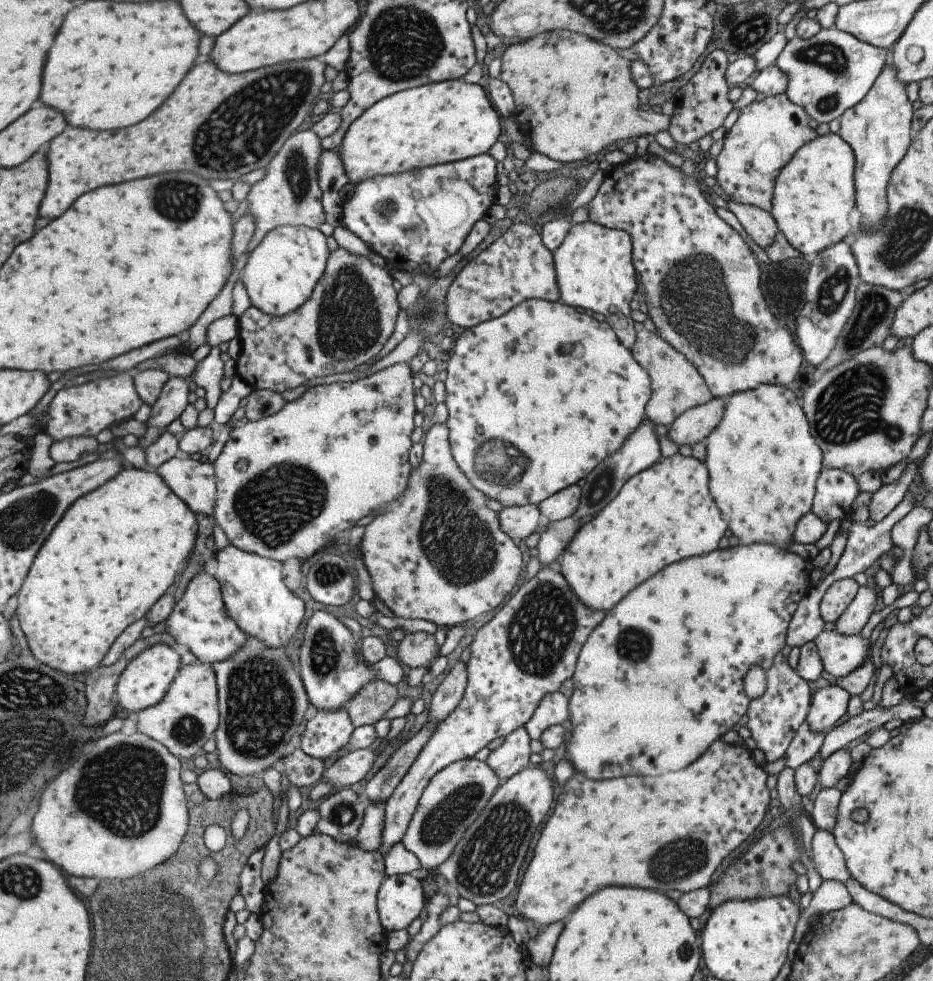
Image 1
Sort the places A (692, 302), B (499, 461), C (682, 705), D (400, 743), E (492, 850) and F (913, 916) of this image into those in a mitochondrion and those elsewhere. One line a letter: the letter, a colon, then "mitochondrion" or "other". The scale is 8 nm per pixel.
A: mitochondrion
B: mitochondrion
C: other
D: other
E: mitochondrion
F: other

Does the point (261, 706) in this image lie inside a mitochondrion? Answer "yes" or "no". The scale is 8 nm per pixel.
yes

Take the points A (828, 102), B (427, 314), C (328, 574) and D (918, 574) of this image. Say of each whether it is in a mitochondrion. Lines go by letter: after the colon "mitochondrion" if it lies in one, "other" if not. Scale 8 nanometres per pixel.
A: mitochondrion
B: mitochondrion
C: mitochondrion
D: other

